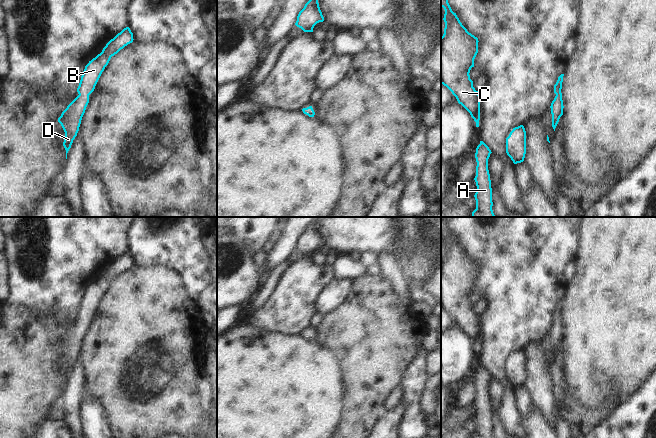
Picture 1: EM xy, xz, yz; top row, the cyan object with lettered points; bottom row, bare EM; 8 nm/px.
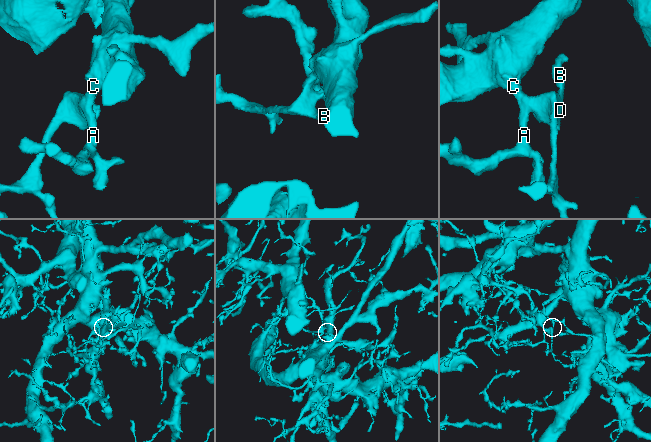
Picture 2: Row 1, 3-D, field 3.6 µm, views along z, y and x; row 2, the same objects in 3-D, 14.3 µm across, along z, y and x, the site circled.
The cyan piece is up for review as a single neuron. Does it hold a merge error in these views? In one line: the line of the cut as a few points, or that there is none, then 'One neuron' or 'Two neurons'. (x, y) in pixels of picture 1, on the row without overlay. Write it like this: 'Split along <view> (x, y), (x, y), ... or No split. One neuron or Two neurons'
No split. One neuron.

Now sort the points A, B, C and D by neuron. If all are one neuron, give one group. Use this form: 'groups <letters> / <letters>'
groups A B C D

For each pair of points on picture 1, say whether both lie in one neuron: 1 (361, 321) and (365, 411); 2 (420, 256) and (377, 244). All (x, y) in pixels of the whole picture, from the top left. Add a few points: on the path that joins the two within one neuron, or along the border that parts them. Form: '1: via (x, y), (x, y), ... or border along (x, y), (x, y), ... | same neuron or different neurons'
1: via (362, 343), (362, 386), (364, 389) | same neuron
2: border along (399, 234), (412, 245), (413, 252), (398, 262) | different neurons

